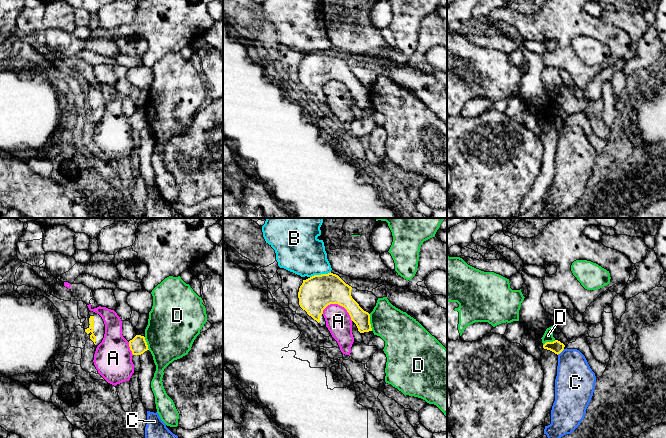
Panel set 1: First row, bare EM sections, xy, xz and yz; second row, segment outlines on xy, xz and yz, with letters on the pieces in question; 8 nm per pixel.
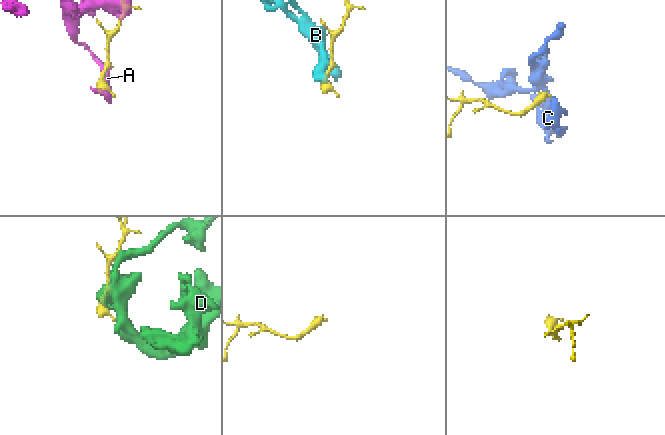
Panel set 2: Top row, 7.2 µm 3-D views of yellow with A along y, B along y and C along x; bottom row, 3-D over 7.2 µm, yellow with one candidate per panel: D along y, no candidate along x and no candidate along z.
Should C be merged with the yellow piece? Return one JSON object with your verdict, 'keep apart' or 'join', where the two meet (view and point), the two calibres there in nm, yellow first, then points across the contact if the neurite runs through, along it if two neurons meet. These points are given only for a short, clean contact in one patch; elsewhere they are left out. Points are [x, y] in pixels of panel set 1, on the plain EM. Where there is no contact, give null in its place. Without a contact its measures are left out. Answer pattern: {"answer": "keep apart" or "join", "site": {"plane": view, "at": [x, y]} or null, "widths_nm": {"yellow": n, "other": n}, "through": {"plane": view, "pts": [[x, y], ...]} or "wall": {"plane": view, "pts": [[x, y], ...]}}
{"answer": "keep apart", "site": {"plane": "yz", "at": [560, 128]}, "widths_nm": {"yellow": 100, "other": 300}, "wall": {"plane": "yz", "pts": [[564, 125], [557, 130]]}}

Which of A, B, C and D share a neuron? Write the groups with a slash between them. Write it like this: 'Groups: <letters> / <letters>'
Groups: A / B C / D

